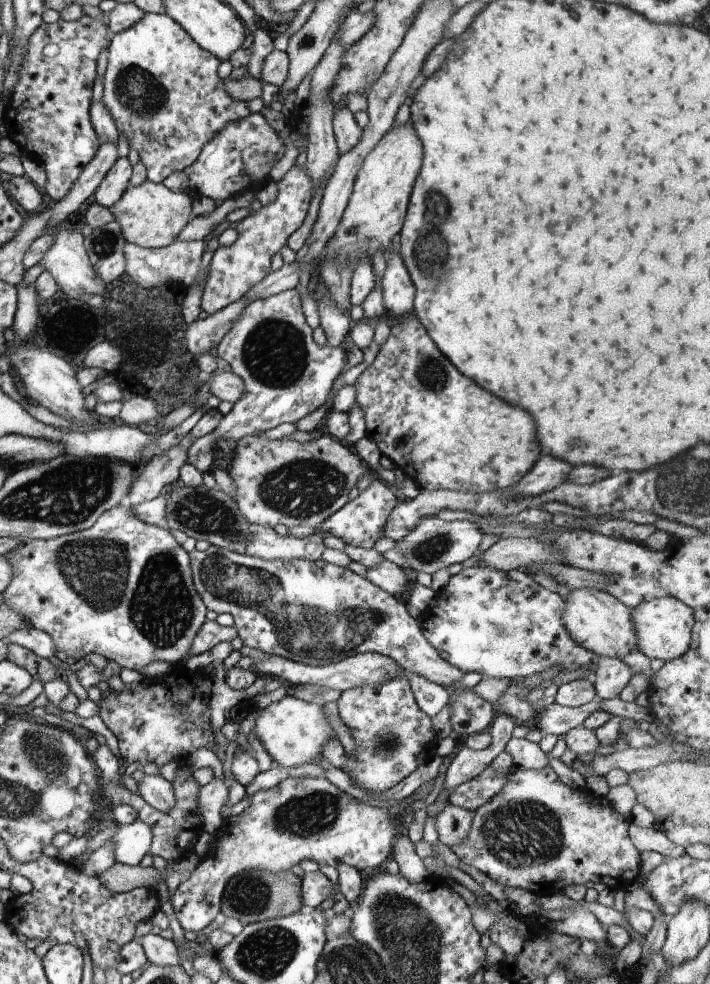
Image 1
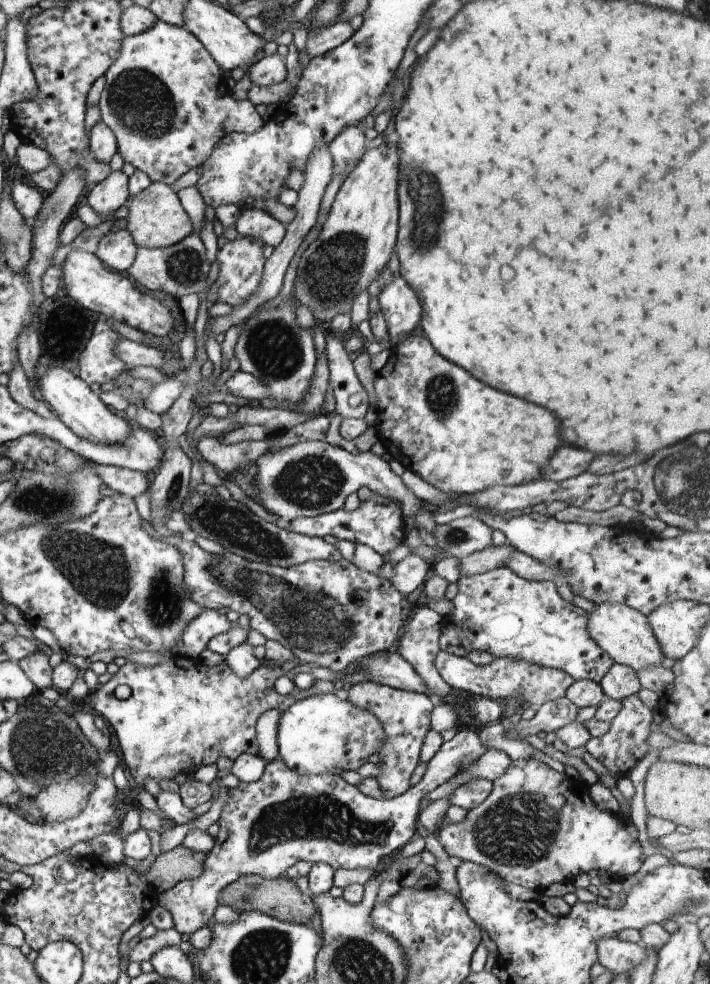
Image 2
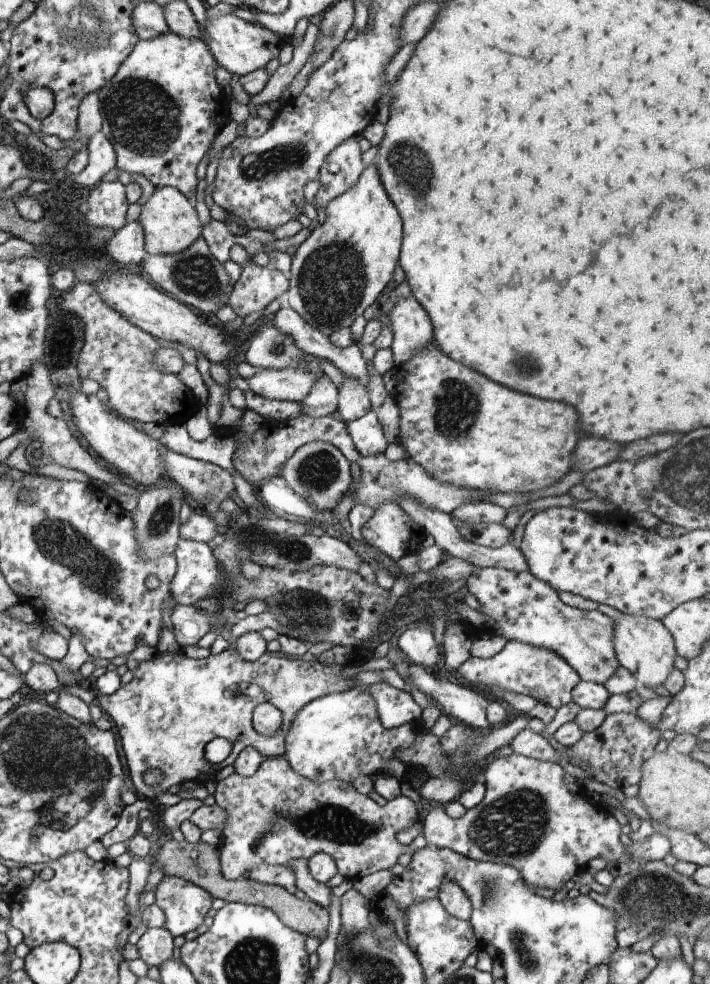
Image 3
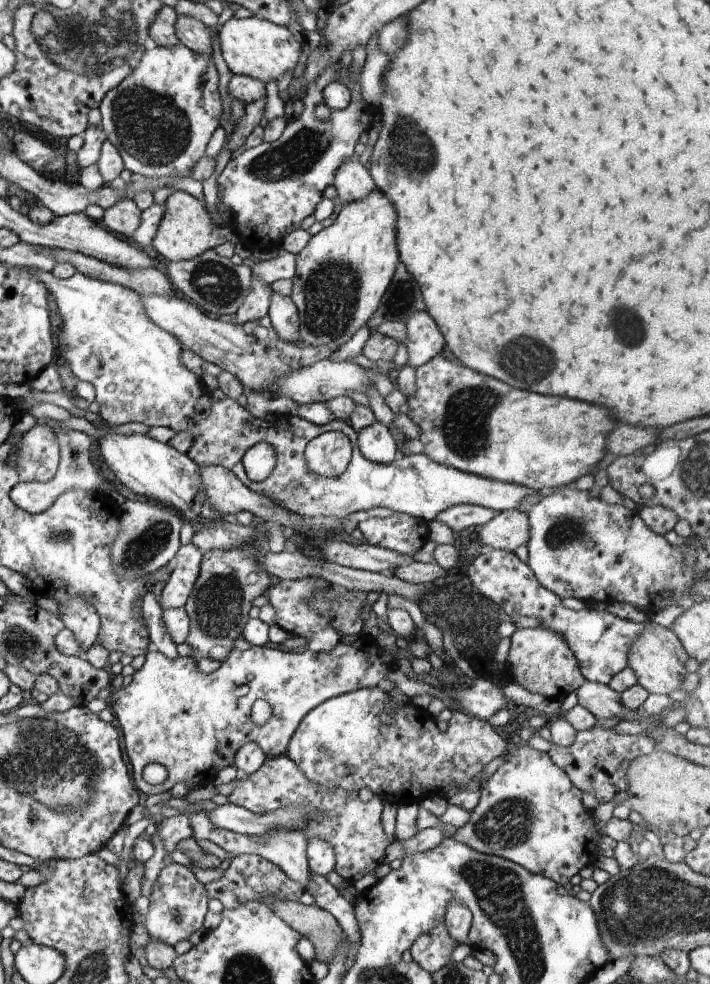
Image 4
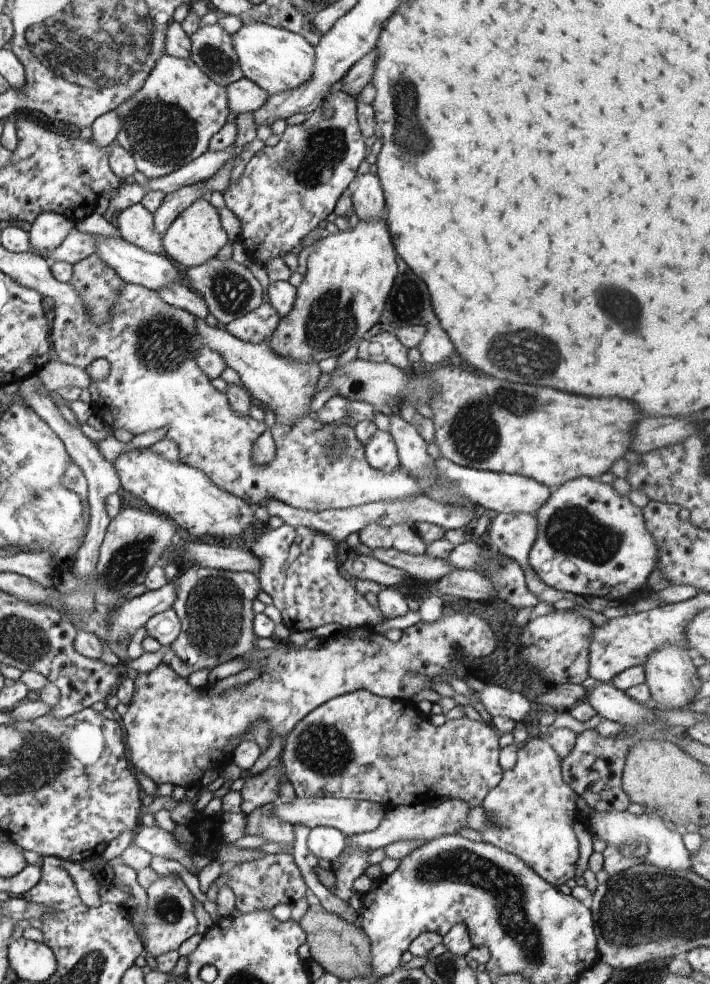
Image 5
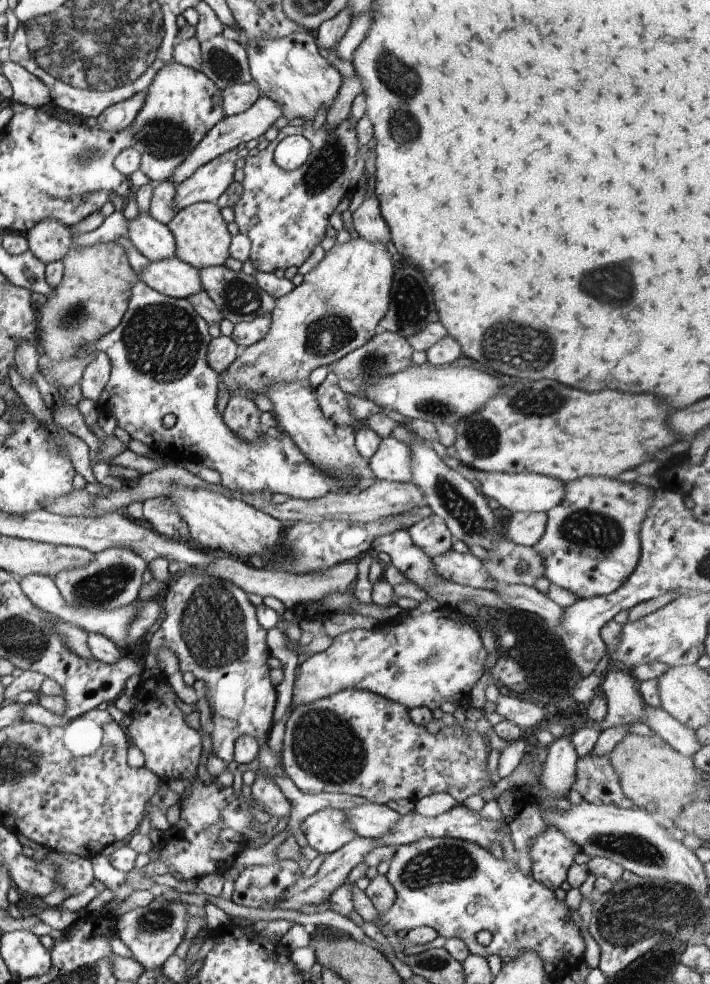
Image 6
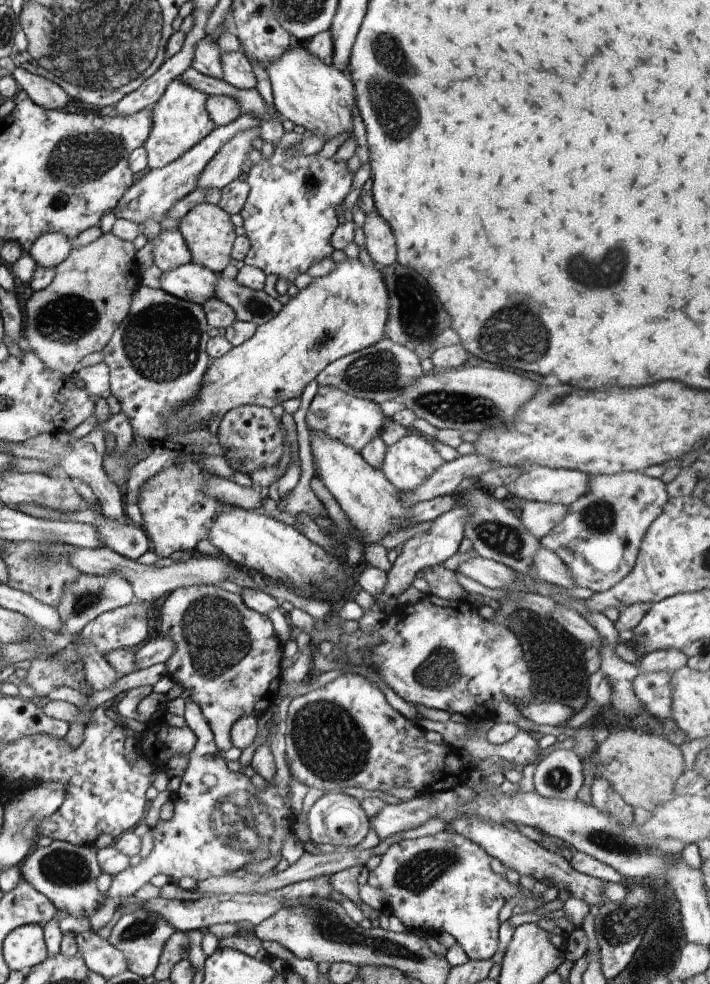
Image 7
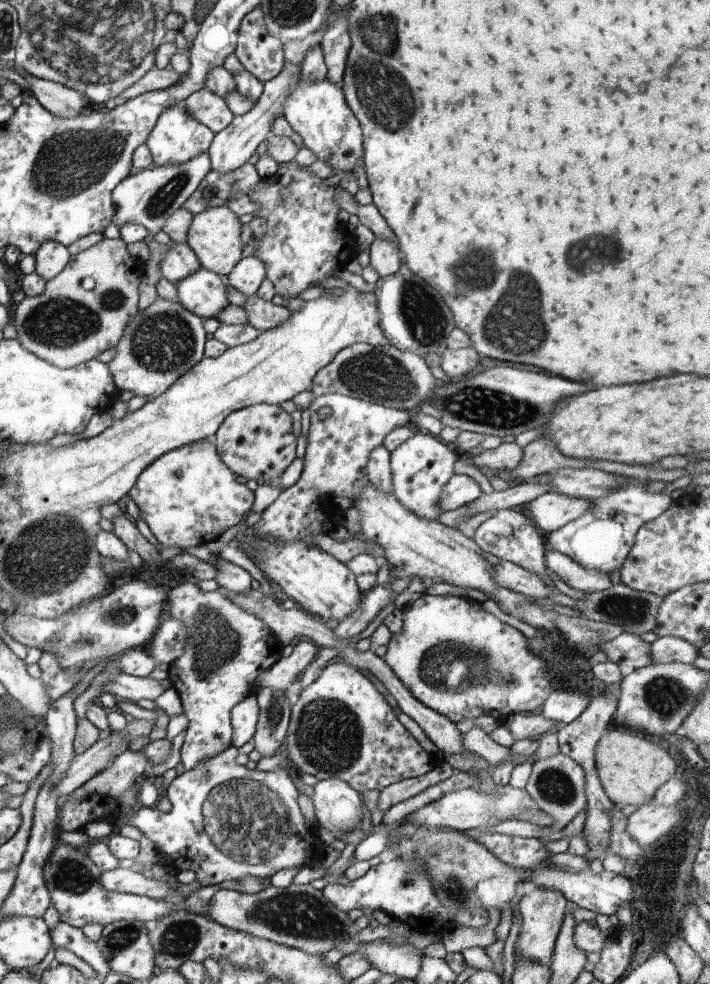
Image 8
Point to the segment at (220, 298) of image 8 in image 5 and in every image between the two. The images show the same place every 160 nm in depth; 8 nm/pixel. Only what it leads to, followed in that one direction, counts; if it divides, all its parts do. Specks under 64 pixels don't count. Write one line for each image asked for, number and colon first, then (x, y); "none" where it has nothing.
5: (135, 265)
6: (173, 277)
7: (190, 282)

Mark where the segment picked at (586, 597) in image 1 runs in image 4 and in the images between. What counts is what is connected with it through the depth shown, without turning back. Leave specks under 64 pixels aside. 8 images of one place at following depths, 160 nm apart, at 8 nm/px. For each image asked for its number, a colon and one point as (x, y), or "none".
2: (625, 634)
3: (644, 646)
4: (658, 658)

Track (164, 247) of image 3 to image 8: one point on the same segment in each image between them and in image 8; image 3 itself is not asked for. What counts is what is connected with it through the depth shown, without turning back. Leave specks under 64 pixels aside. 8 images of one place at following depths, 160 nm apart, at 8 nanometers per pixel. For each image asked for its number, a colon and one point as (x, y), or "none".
4: (186, 230)
5: (195, 235)
6: (202, 238)
7: (209, 234)
8: (215, 237)

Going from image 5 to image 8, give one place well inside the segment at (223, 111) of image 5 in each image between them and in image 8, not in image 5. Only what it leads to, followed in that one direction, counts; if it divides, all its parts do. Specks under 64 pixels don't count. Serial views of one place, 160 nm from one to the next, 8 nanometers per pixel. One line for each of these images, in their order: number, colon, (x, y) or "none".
6: (182, 105)
7: (180, 120)
8: (176, 138)

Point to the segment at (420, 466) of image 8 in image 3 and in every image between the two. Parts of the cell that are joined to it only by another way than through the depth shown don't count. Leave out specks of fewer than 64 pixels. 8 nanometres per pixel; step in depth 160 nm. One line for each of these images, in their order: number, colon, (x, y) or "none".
3: (367, 432)
4: (377, 444)
5: (381, 452)
6: (392, 461)
7: (407, 464)

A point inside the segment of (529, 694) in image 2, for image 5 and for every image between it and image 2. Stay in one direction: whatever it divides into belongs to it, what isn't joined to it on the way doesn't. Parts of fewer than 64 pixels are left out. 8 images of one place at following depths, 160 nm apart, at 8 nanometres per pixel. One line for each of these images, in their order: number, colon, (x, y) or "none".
3: (519, 667)
4: (544, 662)
5: (558, 643)

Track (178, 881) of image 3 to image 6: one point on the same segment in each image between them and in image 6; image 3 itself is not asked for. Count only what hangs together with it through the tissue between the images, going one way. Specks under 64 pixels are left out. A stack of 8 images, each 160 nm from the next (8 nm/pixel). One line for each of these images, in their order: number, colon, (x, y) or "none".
4: (178, 902)
5: (169, 920)
6: (153, 932)

